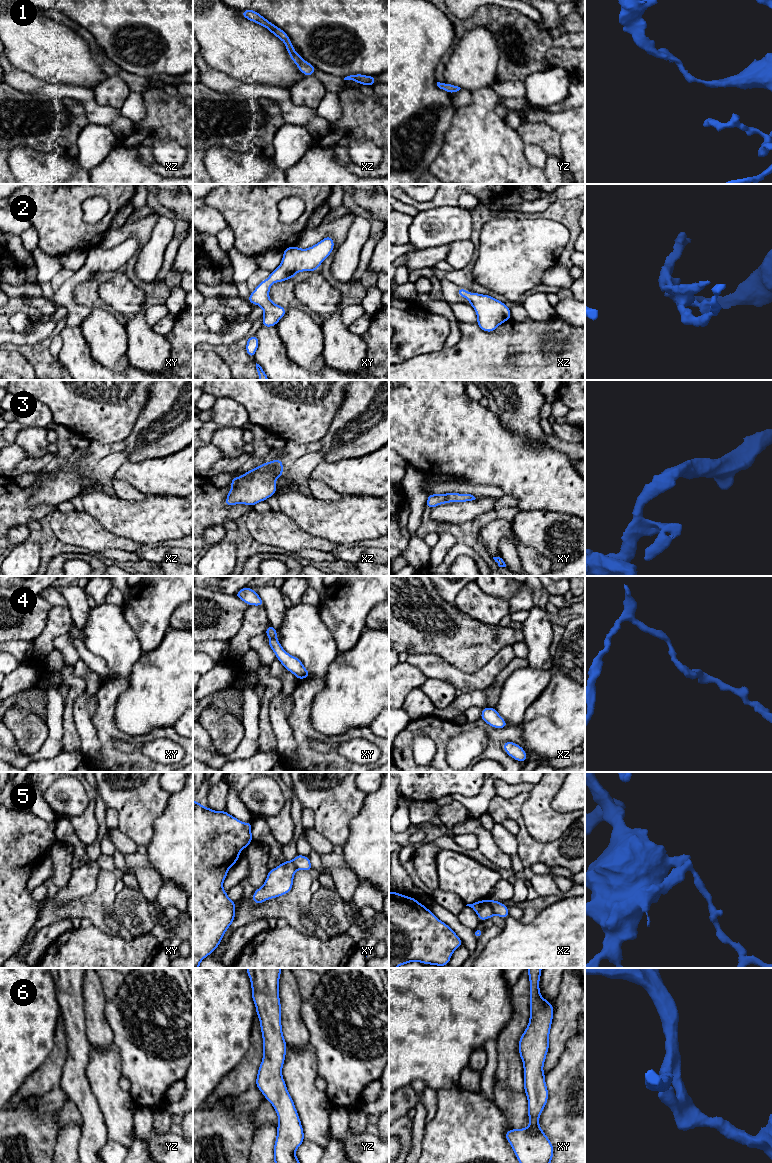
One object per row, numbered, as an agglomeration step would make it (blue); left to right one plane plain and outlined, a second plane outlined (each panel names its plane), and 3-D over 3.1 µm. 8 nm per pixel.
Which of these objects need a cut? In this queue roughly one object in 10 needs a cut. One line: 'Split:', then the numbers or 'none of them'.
Split: 5

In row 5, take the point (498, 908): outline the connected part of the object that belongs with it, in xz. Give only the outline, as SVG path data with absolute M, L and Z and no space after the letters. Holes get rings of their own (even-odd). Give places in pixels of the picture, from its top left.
M489 900L489 905L494 915L502 917L504 919L509 917L508 907L505 906L502 902L498 902L496 900Z

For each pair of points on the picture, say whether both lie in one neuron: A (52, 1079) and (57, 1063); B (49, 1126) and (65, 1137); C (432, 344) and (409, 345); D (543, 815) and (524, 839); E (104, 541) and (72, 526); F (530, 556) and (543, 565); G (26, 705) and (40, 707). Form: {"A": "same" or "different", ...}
{"A": "same", "B": "different", "C": "same", "D": "different", "E": "same", "F": "same", "G": "same"}

